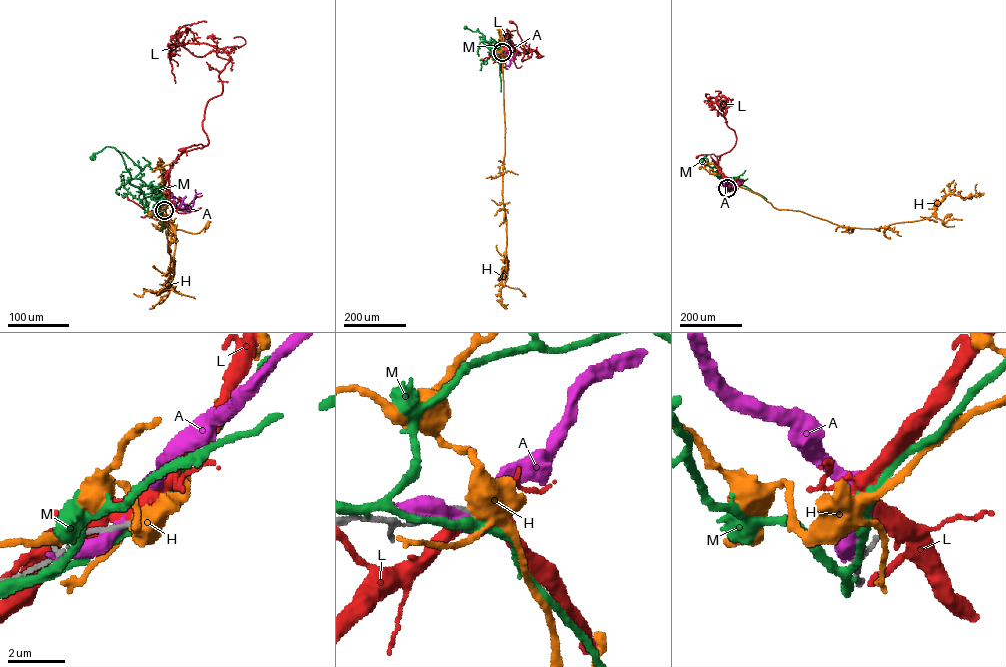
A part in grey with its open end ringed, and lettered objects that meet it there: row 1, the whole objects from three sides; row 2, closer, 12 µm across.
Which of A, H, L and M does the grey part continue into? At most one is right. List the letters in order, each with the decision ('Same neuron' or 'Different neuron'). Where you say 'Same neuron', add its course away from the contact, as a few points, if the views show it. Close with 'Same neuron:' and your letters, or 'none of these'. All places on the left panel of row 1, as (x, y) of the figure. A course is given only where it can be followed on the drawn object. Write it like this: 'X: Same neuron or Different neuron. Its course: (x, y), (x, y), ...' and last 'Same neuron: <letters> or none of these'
A: Different neuron
H: Different neuron
L: Different neuron
M: Different neuron
Same neuron: none of these

